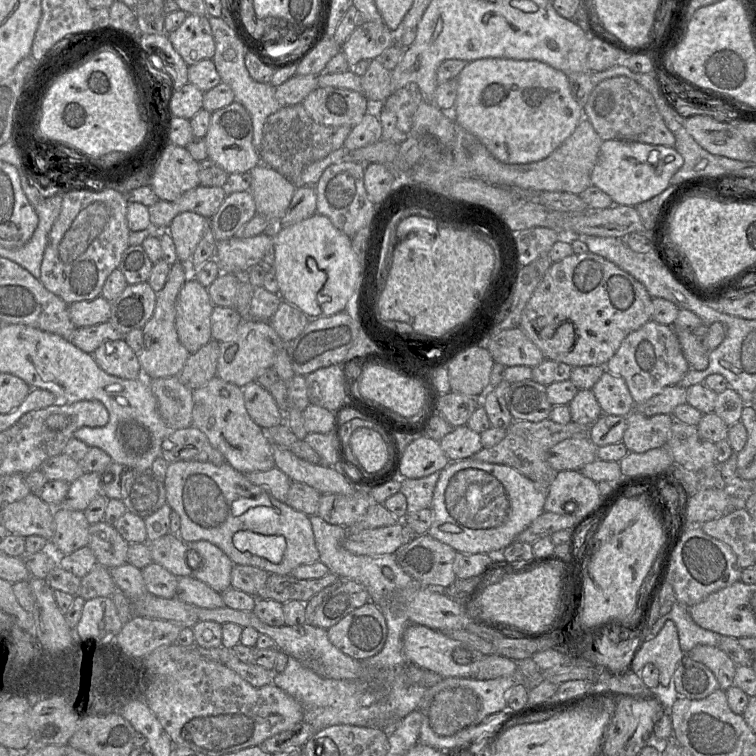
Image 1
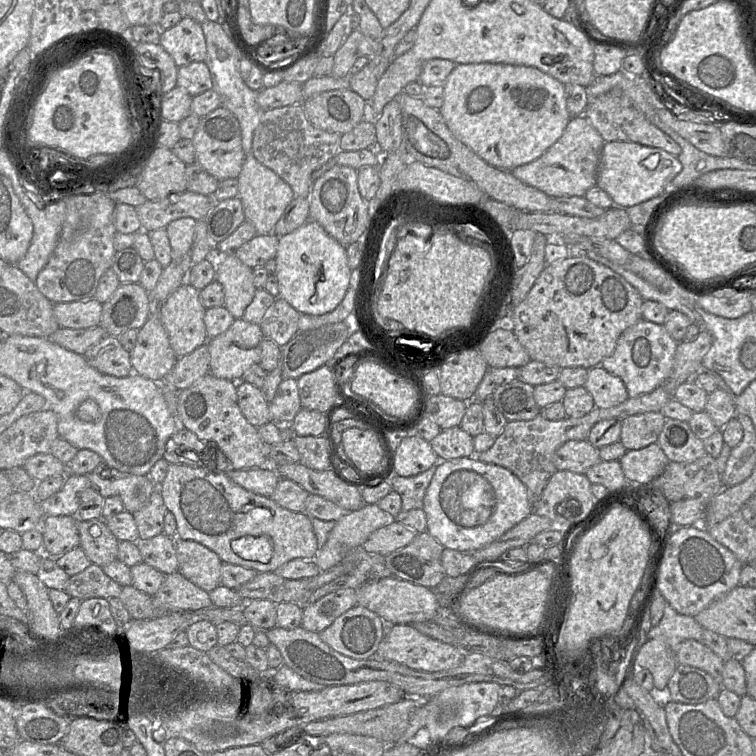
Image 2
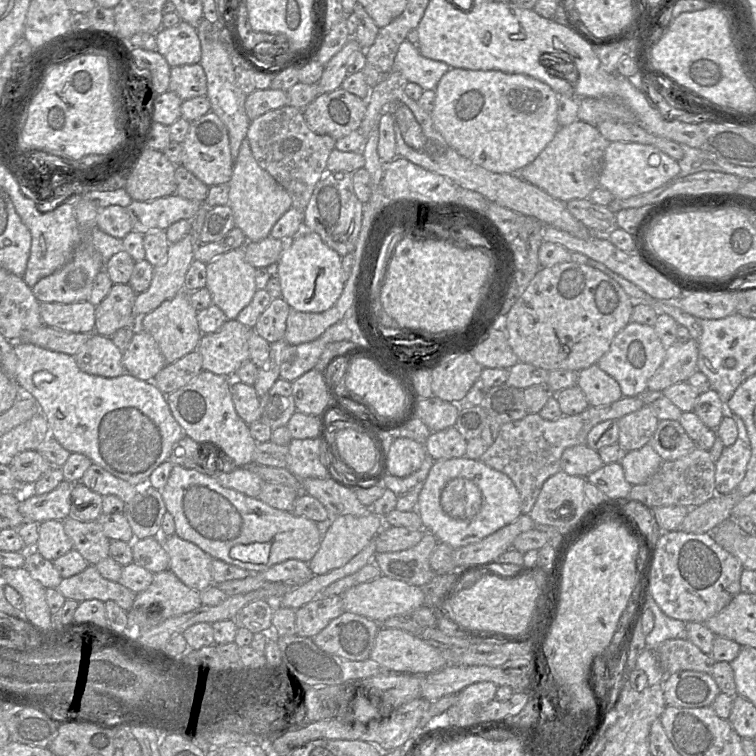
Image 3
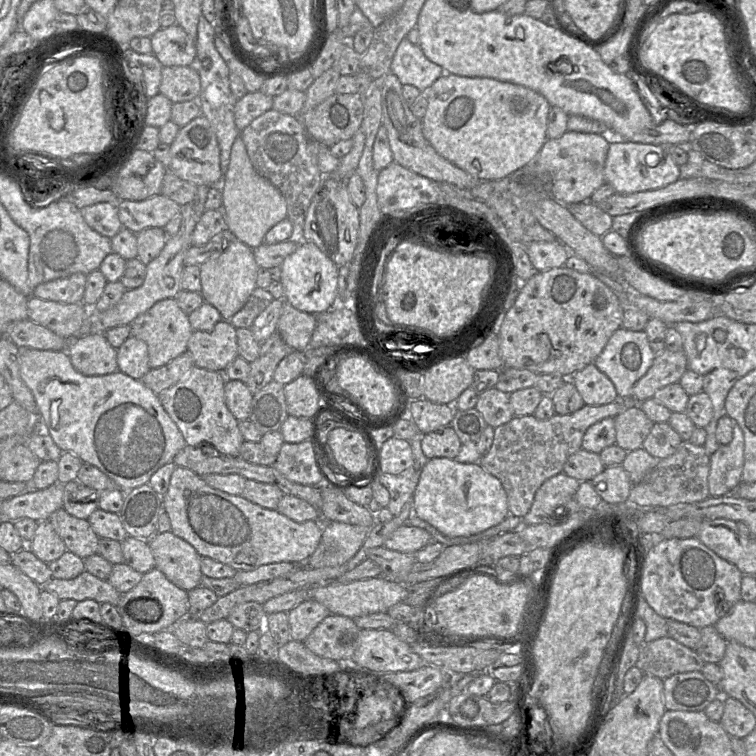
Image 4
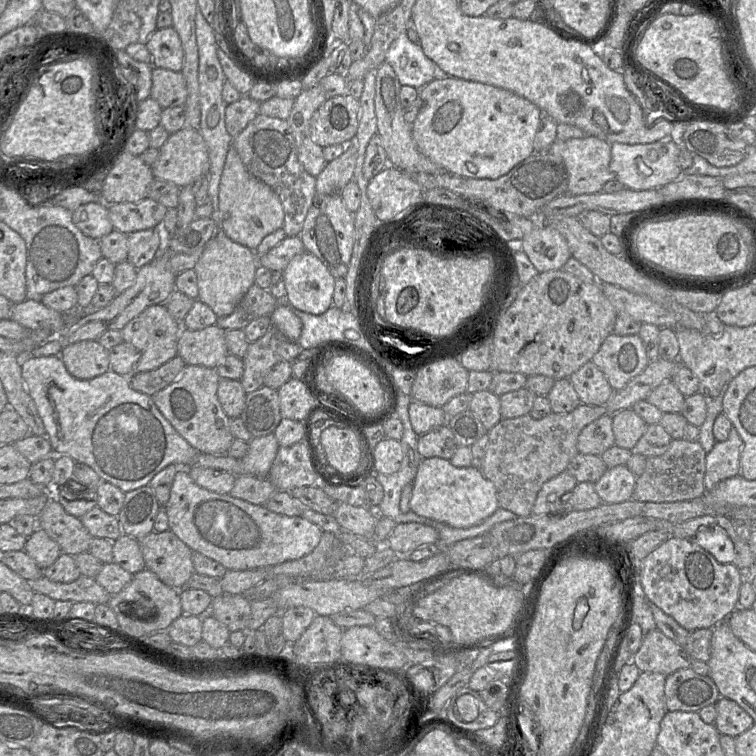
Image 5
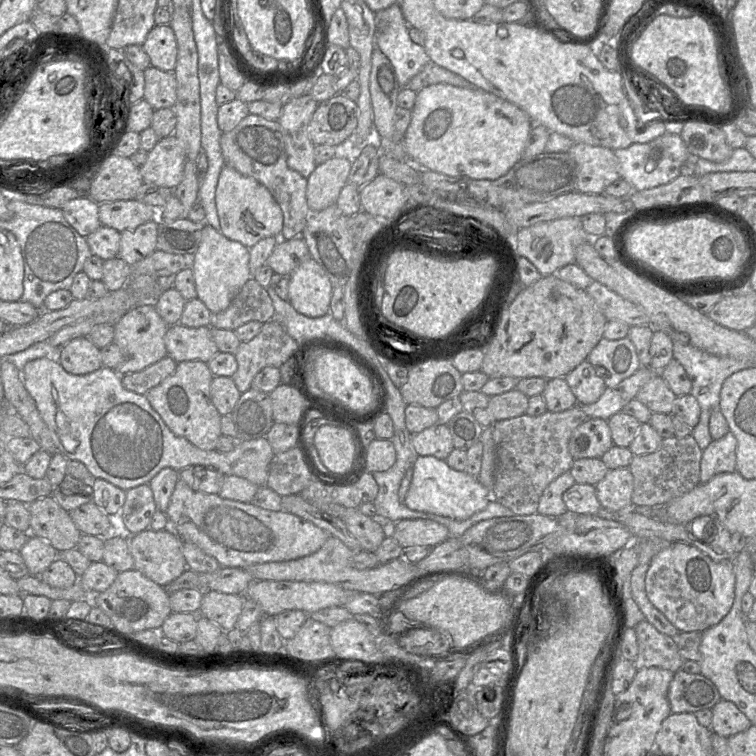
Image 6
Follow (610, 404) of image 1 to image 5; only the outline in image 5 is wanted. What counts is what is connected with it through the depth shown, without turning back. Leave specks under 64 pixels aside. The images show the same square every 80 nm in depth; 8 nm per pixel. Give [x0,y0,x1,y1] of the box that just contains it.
[569,361,614,405]

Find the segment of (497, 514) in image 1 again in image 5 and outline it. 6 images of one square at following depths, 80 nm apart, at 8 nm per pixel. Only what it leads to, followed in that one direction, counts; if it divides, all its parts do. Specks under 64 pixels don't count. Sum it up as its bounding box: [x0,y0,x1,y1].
[410,458,499,528]

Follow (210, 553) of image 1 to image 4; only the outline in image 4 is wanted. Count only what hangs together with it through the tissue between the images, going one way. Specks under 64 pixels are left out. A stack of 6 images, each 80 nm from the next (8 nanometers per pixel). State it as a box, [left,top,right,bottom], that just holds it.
[148,531,202,591]

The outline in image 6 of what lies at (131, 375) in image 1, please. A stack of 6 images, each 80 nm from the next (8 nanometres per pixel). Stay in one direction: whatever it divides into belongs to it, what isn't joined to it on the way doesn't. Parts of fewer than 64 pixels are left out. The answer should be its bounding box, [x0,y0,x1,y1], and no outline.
[56,337,103,375]

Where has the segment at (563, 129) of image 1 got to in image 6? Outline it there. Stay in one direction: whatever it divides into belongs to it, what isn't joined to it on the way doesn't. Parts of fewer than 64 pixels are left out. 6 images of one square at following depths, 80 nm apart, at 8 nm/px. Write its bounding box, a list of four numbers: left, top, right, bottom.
[404,83,532,180]

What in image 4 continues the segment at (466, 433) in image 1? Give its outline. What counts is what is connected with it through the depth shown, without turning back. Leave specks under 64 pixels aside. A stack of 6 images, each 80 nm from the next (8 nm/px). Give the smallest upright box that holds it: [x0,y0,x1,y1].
[421,425,462,459]

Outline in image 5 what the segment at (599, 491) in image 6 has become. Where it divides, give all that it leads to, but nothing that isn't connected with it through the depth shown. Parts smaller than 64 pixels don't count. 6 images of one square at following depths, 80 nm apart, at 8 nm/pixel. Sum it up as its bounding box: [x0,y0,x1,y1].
[594,465,636,503]

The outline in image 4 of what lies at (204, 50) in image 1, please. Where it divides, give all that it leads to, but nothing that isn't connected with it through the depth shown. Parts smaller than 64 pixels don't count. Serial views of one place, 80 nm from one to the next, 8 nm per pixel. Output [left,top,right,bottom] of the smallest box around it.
[150,25,196,67]

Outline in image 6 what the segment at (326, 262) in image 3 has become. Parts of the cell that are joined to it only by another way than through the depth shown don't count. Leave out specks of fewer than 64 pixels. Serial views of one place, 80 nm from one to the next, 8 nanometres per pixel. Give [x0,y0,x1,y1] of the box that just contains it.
[284,257,333,318]

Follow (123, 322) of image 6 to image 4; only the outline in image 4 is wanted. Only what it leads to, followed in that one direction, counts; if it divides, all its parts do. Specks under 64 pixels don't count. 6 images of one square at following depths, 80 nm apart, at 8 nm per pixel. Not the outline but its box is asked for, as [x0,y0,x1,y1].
[130,298,194,369]

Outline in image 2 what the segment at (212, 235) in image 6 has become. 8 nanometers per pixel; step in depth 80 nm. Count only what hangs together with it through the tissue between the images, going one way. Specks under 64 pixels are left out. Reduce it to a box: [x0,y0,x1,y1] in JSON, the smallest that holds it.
[215,253,257,319]

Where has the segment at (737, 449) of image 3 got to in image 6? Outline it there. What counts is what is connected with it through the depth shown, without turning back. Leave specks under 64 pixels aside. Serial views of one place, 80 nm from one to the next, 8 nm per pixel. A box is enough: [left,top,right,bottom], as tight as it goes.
[700,431,737,483]

